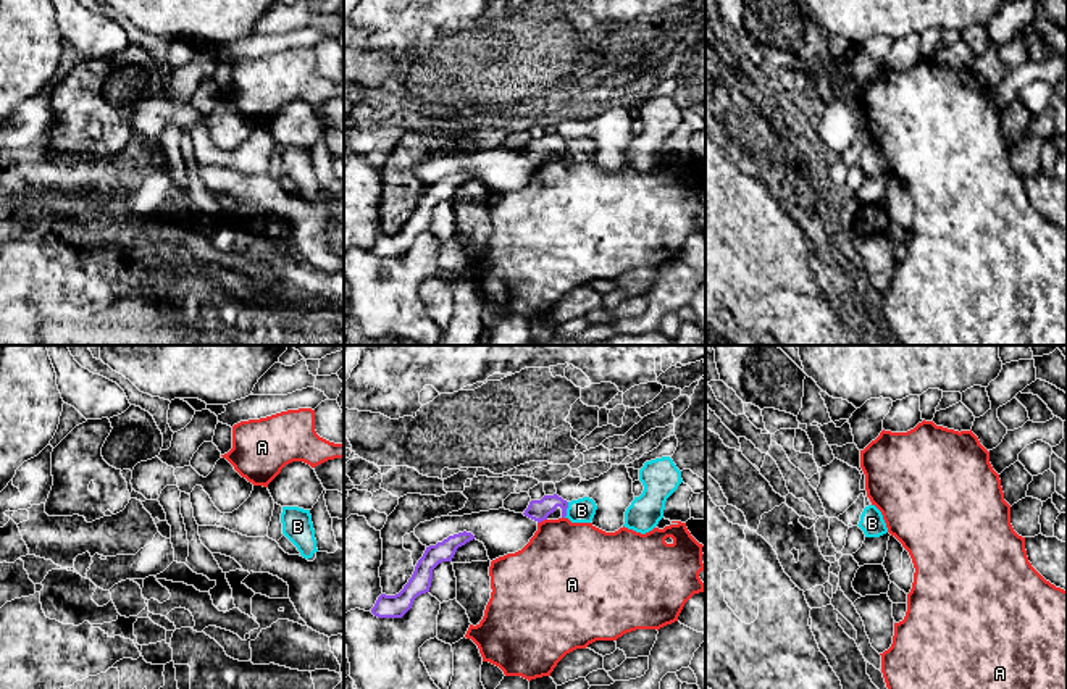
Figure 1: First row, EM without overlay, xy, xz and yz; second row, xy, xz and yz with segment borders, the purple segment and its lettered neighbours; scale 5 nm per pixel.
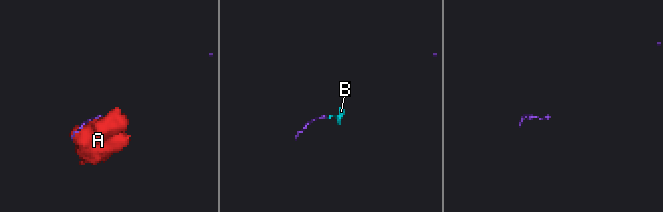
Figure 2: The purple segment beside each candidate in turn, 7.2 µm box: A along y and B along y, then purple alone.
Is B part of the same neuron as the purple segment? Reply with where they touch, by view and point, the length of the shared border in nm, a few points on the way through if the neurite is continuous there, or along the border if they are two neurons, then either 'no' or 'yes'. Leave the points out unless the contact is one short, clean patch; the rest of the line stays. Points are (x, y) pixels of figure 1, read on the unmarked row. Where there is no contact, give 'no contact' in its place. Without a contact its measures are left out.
xz (565, 149) | 80 nm | along xz (569, 141), (564, 155) | no

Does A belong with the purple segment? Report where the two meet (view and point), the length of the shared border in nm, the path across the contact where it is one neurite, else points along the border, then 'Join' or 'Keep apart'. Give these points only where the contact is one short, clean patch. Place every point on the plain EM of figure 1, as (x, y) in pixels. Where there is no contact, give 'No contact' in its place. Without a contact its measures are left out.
Touches purple at xz (541, 158). Shared border 50 nm. Boundary: xz (546, 157), (538, 162). Keep apart

